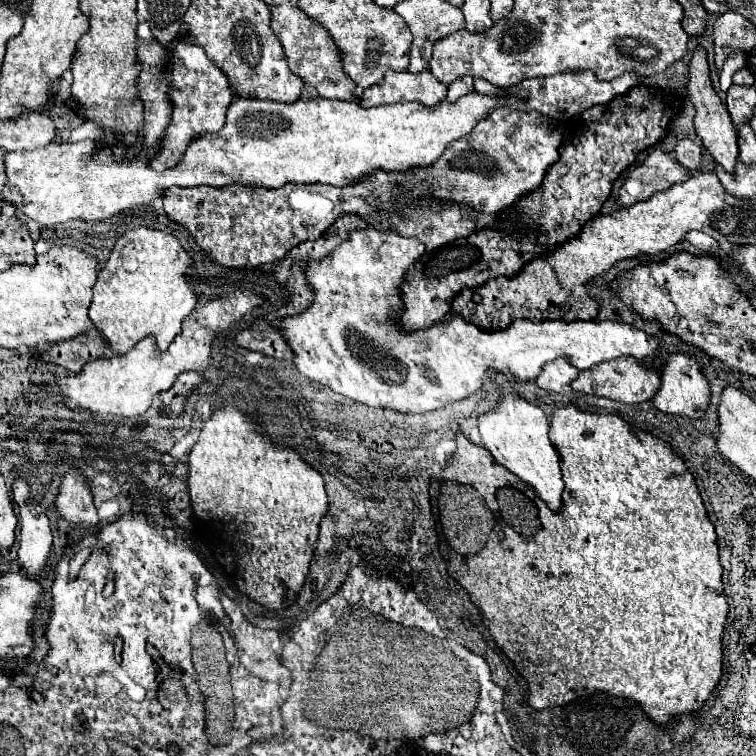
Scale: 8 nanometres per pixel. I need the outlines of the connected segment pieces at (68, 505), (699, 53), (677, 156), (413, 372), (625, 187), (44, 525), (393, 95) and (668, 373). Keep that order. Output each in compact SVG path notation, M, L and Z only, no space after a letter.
M69 469L65 473L55 507L61 519L79 529L95 529L95 525L99 523L89 483L75 469Z
M697 49L693 53L691 59L691 67L689 67L689 83L687 83L687 93L689 93L689 101L695 107L695 133L701 137L703 147L711 153L711 157L727 171L735 171L737 165L737 157L739 157L739 145L737 145L737 129L731 123L731 117L727 115L725 105L721 103L721 99L717 97L717 93L713 91L711 79L709 79L709 65L707 65L707 53L705 49Z
M681 139L671 157L681 163L687 171L697 171L701 167L701 143L699 141L691 141L691 139Z
M357 229L351 231L347 241L341 243L333 253L321 261L307 261L305 279L313 289L313 303L299 315L283 317L275 321L275 329L285 337L293 351L293 363L297 371L311 381L317 381L357 403L381 409L393 409L403 415L427 413L447 407L455 401L463 401L479 391L493 373L503 373L515 381L531 381L539 375L543 363L553 359L567 359L577 369L587 369L591 365L611 361L617 357L635 357L643 365L647 357L653 357L651 369L661 367L659 361L659 341L645 331L635 329L629 323L617 321L539 321L513 319L501 331L481 331L479 327L463 321L459 315L445 315L435 327L427 331L415 331L415 335L399 335L391 327L391 315L399 311L399 287L403 285L405 271L411 263L425 253L425 247L415 237L403 237L397 231L375 231Z
M655 149L641 165L631 167L615 195L615 201L619 207L629 207L633 203L647 201L653 193L669 189L671 185L687 179L689 173L683 171L683 167L675 165L667 153Z
M27 481L13 485L13 501L19 511L19 561L31 579L39 579L51 553L51 529L43 509L33 503Z
M387 71L385 79L375 85L367 87L359 97L361 107L375 107L375 105L393 105L405 101L417 101L425 107L439 105L447 95L447 87L441 85L429 71L409 73L409 71Z
M671 355L663 367L663 379L657 389L657 393L651 399L651 405L659 409L661 413L671 413L671 415L681 415L689 419L701 419L707 405L709 405L709 383L703 377L697 361L693 357L677 357Z

